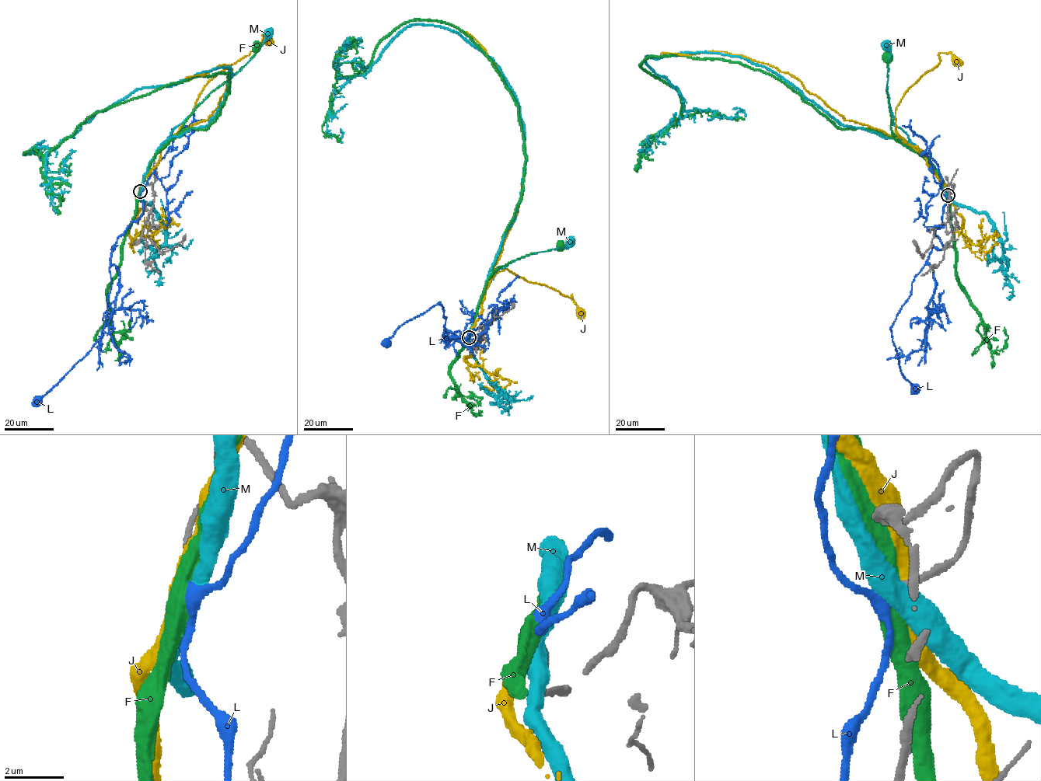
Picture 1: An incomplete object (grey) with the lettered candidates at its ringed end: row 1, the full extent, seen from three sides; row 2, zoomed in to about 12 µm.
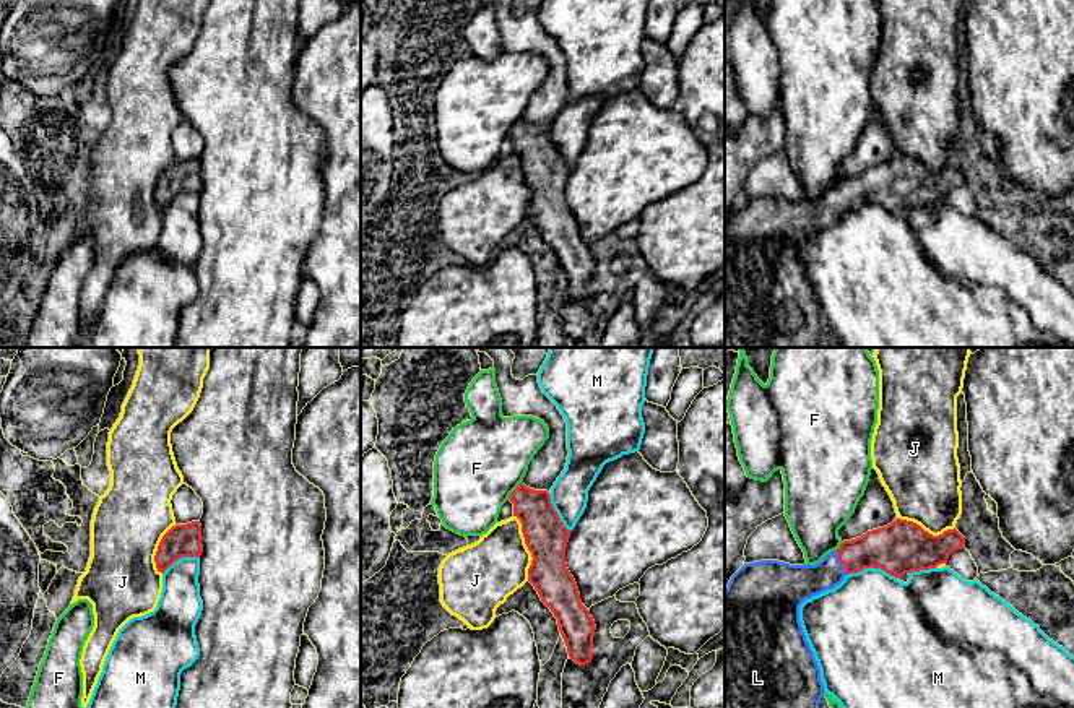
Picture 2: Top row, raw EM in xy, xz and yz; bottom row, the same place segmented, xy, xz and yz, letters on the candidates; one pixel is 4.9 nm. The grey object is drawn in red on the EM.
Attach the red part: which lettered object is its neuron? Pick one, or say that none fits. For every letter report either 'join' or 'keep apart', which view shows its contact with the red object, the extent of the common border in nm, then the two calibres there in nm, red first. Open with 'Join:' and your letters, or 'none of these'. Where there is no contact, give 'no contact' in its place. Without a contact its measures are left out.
Join: L
F: keep apart; meets red in xz; contact 130 nm long; 200 nm thick on the red side, 420 nm on the other
J: keep apart; meets red in xz; contact 340 nm long; 220 nm thick on the red side, 320 nm on the other
L: join; meets red in yz; contact 130 nm long; 220 nm thick on the red side, 190 nm on the other
M: keep apart; meets red in yz; contact 240 nm long; 260 nm thick on the red side, 440 nm on the other

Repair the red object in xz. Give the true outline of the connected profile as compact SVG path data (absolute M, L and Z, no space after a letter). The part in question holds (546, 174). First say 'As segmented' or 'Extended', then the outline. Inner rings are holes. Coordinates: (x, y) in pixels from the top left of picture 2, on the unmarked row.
As segmented. M522 117L509 136L533 193L528 218L557 255L569 294L585 302L593 294L596 261L565 200L570 166L561 158L548 127L530 125Z

